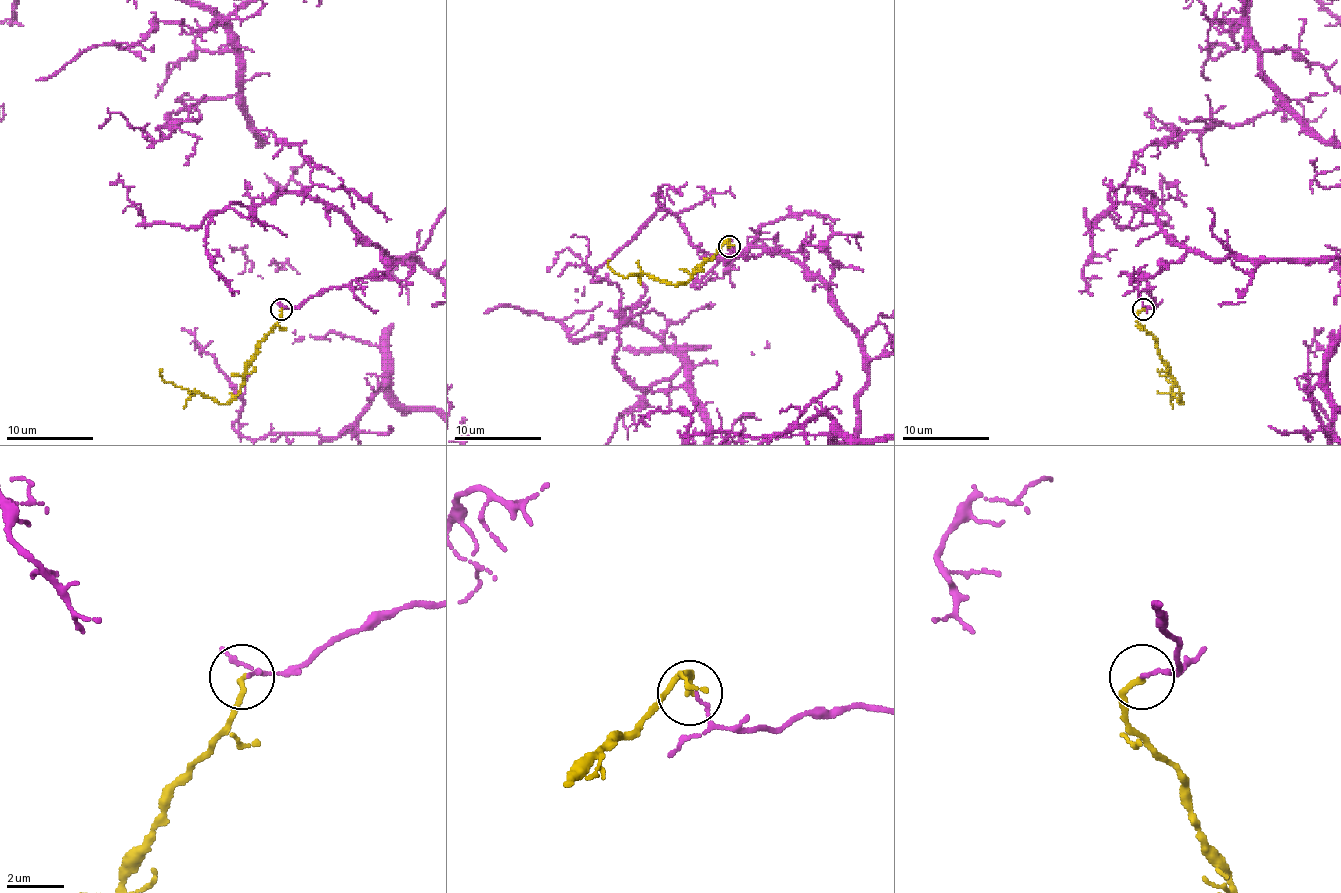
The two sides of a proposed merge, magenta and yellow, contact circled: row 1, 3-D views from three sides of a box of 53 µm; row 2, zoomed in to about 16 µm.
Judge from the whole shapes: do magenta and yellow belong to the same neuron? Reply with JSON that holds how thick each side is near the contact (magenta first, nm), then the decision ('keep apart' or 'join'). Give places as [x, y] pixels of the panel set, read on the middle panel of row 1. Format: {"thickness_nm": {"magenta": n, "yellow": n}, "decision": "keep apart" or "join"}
{"thickness_nm": {"magenta": 110, "yellow": 190}, "decision": "keep apart"}

